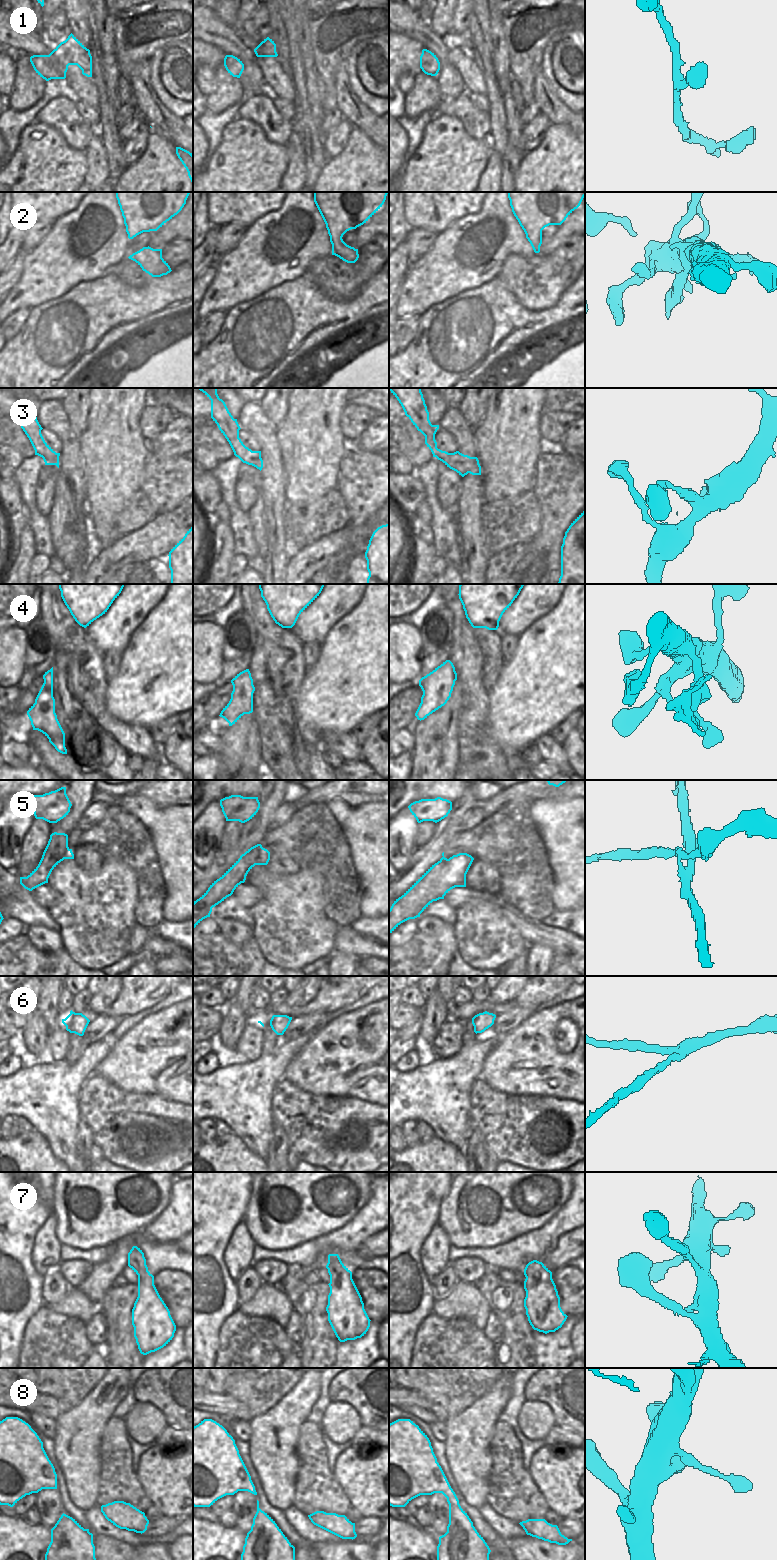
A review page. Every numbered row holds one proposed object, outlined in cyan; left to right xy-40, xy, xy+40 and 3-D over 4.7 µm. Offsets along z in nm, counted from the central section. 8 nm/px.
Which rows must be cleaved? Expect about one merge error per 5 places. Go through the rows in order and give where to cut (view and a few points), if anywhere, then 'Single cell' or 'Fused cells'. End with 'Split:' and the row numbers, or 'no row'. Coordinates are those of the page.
1: No split. Single cell
2: No split. Single cell
3: No split. Single cell
4: No split. Single cell
5: Split along xy-40 (68, 848), (68, 853), (64, 857), (43, 854). Fused cells
6: No split. Single cell
7: No split. Single cell
8: No split. Single cell
Split: 5

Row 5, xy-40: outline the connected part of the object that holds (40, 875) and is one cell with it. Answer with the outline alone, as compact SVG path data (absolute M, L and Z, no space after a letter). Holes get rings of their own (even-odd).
M68 849L68 854L65 858L42 855L38 866L33 871L27 877L20 877L20 884L25 889L32 891L33 889L48 883L48 878L52 870L64 859L74 859L72 849Z

